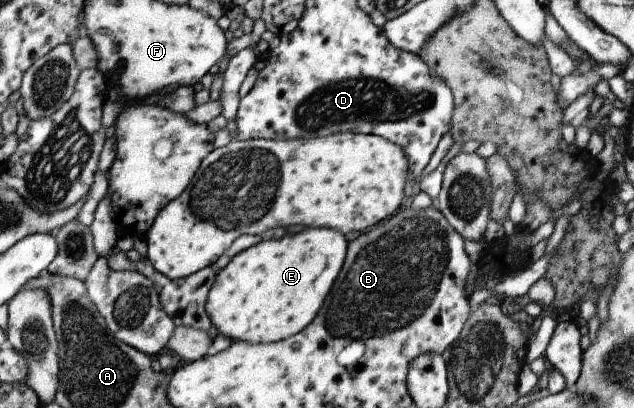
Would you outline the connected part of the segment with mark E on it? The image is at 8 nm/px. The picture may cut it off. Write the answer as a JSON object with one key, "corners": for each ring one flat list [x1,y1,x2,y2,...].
{"corners":[[307,228,281,240,265,240,231,258,223,269,216,271,213,286,205,300,205,312,217,333,231,341,273,343,298,334,317,314,331,284,335,282,345,254,345,238,327,228]]}

